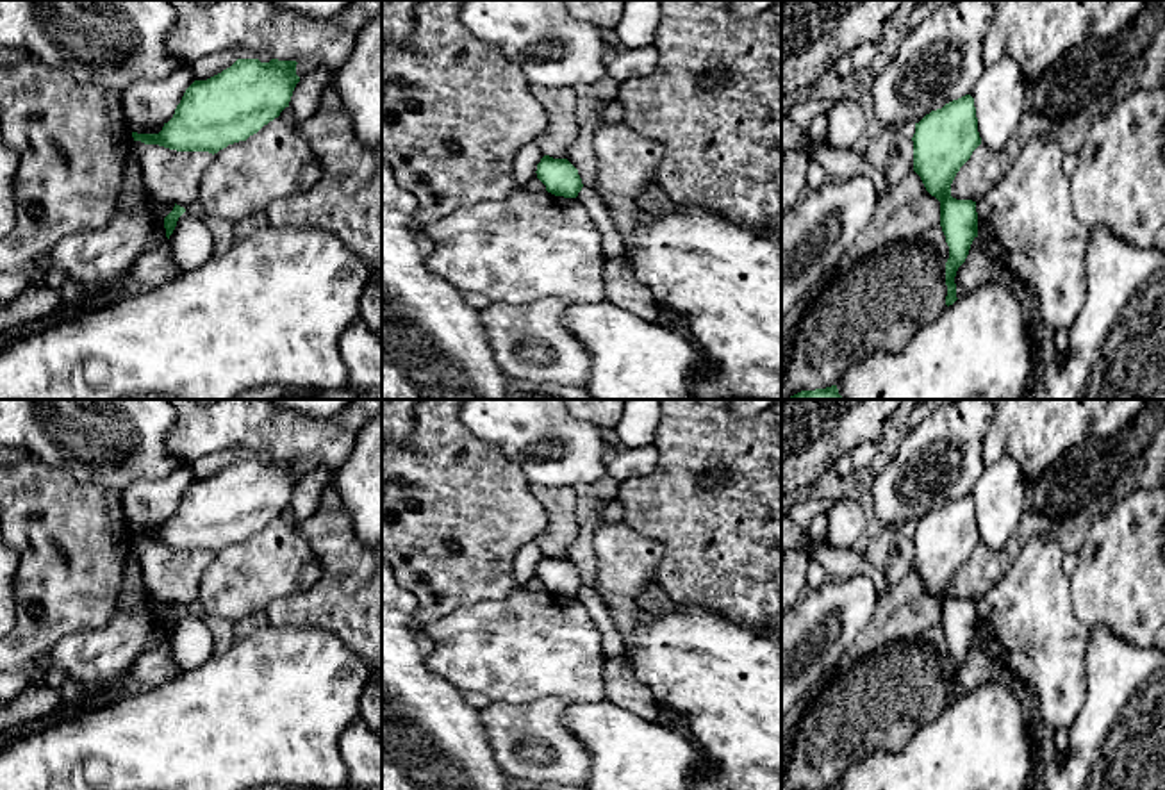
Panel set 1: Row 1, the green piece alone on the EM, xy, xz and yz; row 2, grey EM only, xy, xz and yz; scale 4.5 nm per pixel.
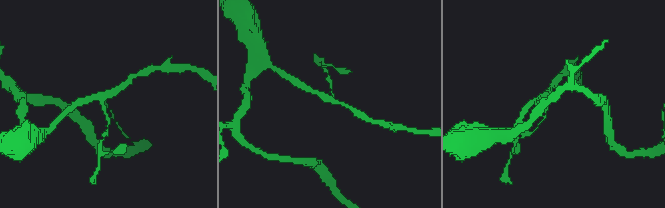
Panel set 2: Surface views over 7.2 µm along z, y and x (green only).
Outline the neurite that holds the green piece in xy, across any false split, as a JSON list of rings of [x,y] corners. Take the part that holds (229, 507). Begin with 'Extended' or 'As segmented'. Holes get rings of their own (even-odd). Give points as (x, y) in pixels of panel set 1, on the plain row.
As segmented. [[[237,458],[218,474],[194,480],[159,533],[132,531],[132,537],[145,544],[212,555],[246,540],[289,506],[300,481],[296,464],[278,458]]]

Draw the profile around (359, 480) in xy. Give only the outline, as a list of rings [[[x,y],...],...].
[[[382,417],[366,423],[334,474],[334,485],[364,546],[382,544]]]

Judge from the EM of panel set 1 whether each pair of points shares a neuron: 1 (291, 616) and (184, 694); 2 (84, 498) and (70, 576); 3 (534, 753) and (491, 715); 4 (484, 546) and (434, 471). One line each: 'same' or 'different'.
1: different
2: same
3: same
4: same

